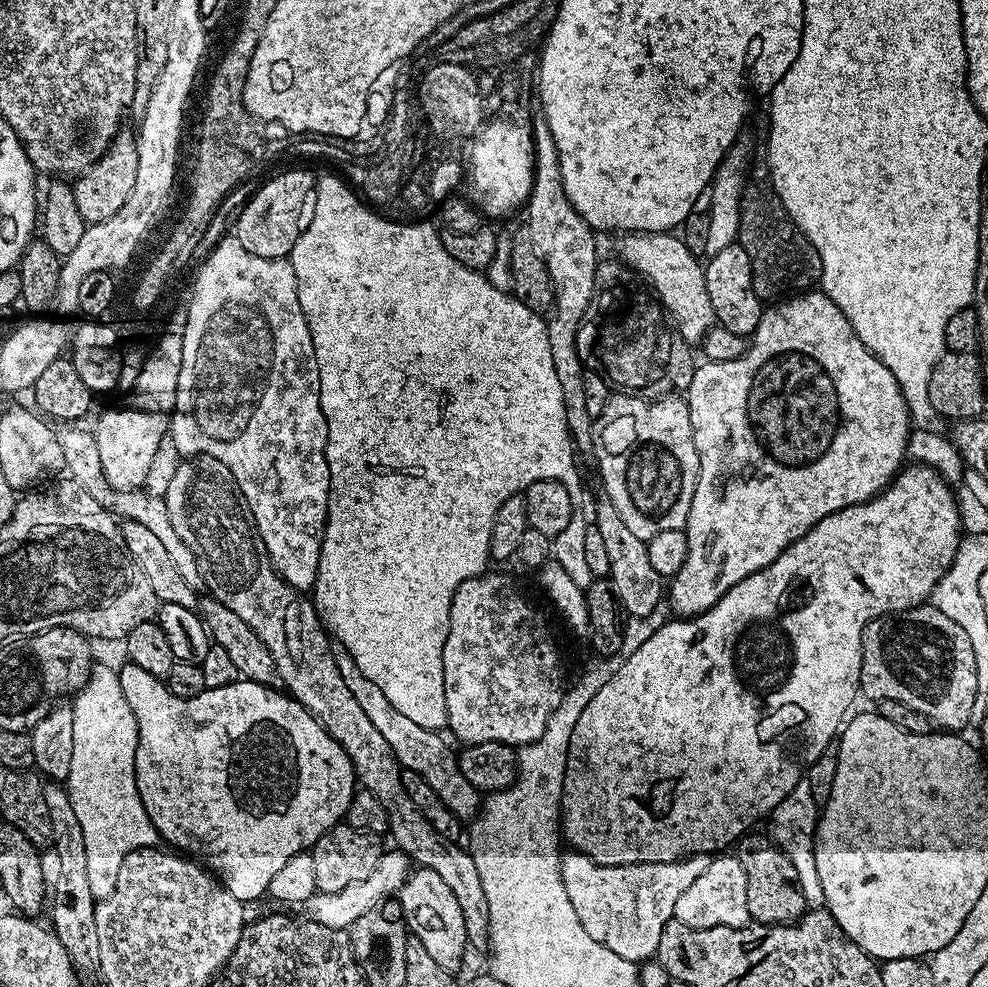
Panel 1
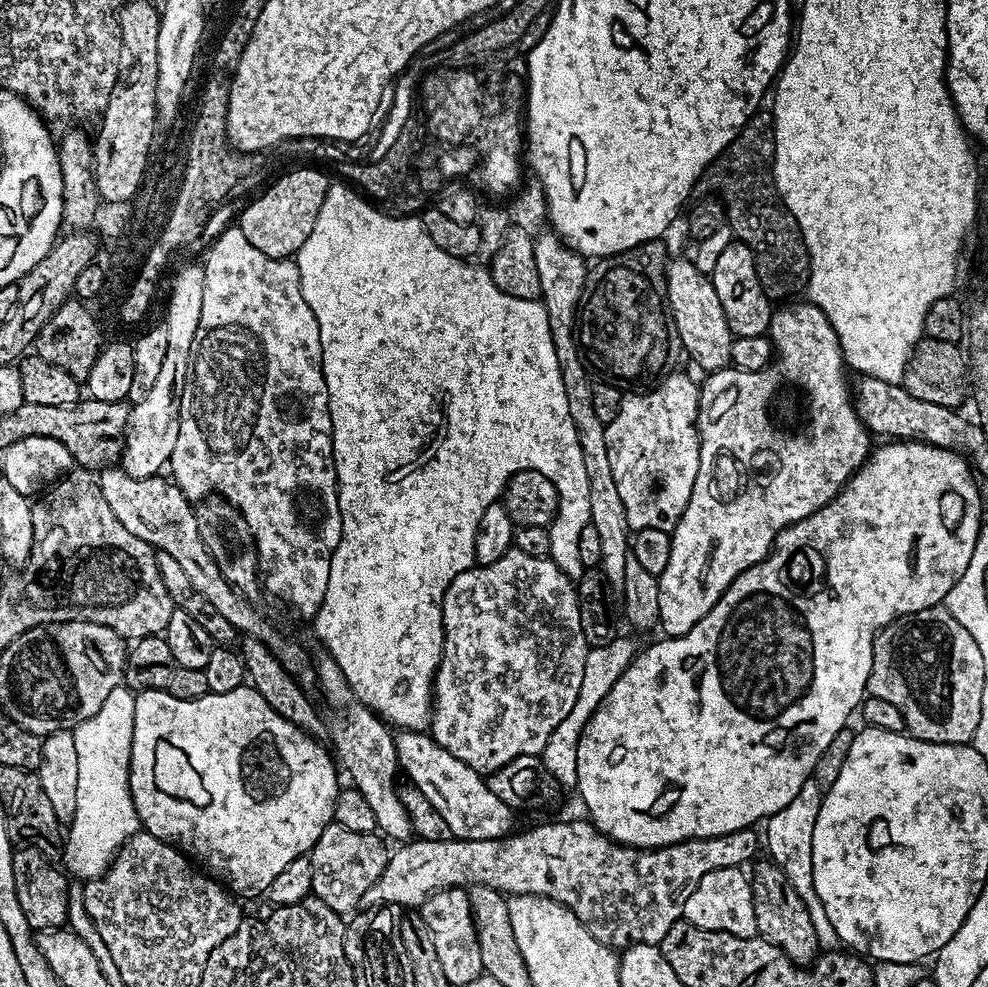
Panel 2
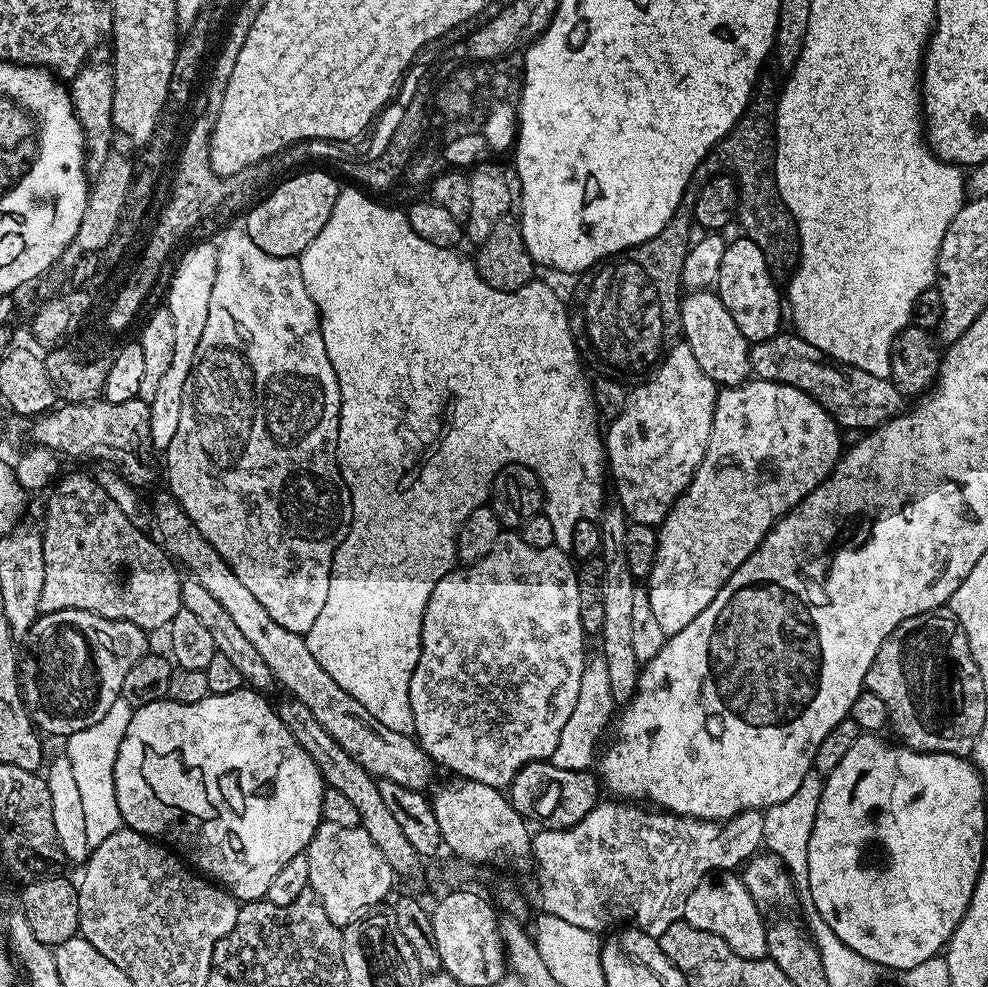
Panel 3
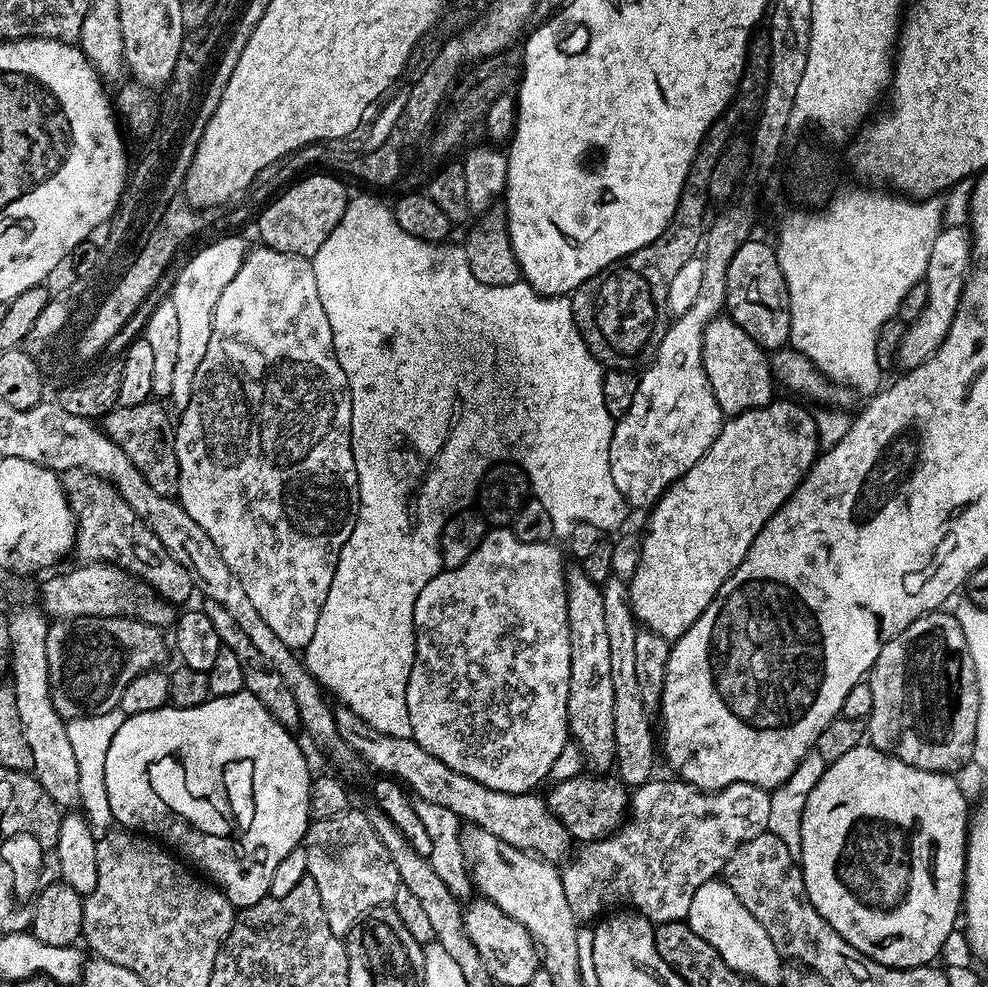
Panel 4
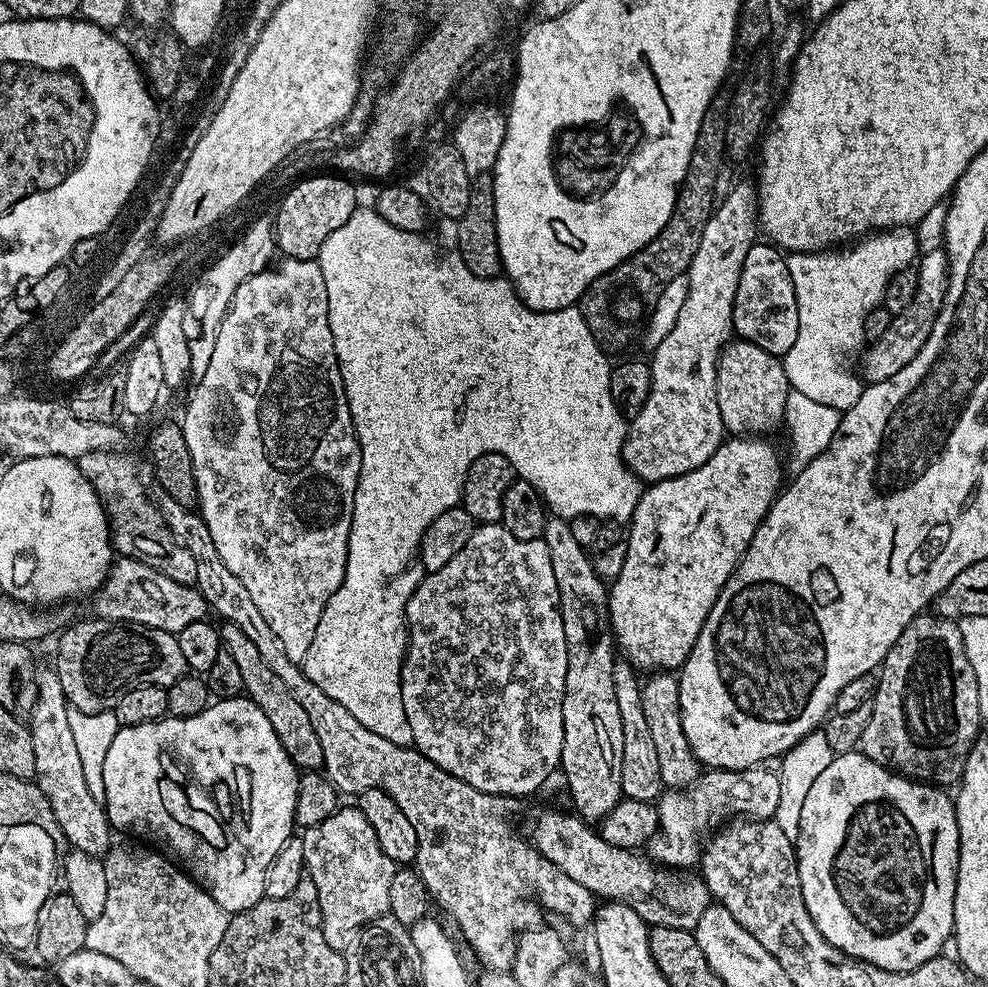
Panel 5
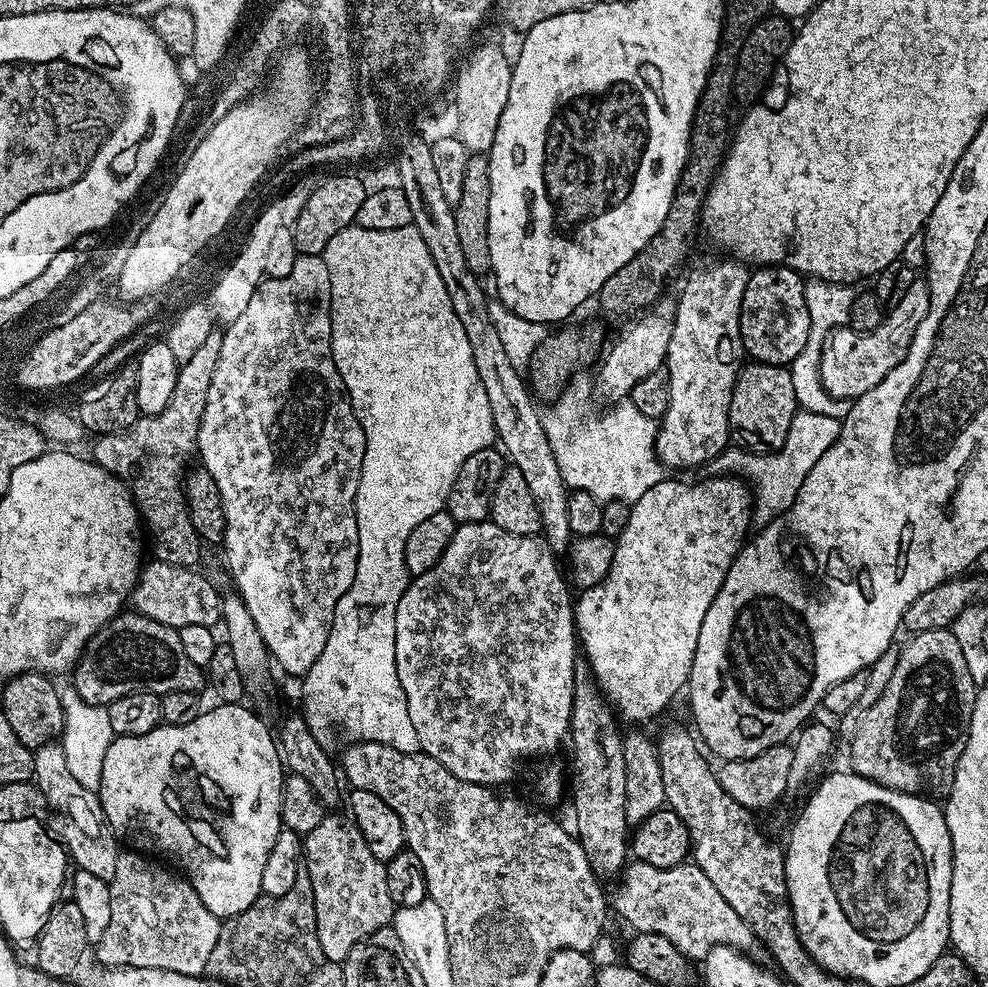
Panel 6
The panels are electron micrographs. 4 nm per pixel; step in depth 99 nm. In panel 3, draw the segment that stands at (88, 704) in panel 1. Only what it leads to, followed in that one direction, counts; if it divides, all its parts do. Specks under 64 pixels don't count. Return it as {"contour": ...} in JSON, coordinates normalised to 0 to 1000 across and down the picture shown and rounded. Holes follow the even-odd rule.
{"contour":[[[119,708],[111,719],[95,736],[87,736],[87,740],[79,740],[68,747],[67,764],[71,768],[71,777],[75,779],[75,789],[83,807],[83,817],[87,828],[87,853],[96,857],[107,853],[111,845],[115,845],[123,832],[119,821],[119,809],[115,800],[115,772],[119,766],[119,756],[128,744],[128,736],[132,736],[132,718],[127,709]]]}

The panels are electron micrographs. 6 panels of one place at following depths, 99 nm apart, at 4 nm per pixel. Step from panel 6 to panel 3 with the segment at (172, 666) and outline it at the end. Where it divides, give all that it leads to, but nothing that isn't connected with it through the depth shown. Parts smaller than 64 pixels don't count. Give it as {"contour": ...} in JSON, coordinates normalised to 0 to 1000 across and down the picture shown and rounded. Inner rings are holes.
{"contour":[[[55,618],[54,620],[46,620],[37,624],[34,634],[29,638],[26,645],[28,653],[25,657],[23,653],[22,660],[18,665],[20,704],[24,706],[28,723],[32,726],[32,732],[36,735],[37,739],[45,744],[50,742],[53,746],[68,748],[74,746],[79,740],[87,740],[87,736],[95,736],[95,732],[100,732],[107,723],[107,719],[111,719],[115,715],[115,711],[121,708],[123,691],[128,688],[128,682],[131,681],[132,675],[136,675],[136,671],[140,671],[151,660],[152,653],[150,653],[150,648],[146,644],[149,644],[147,637],[136,634],[136,630],[103,626],[99,622],[91,622],[91,618]]]}

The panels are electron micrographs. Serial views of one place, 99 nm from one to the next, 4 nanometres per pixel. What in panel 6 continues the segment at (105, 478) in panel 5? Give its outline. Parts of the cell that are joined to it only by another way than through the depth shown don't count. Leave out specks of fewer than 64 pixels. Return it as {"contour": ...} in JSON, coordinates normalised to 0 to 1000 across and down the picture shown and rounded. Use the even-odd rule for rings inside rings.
{"contour":[[[216,334],[213,338],[213,342],[209,342],[209,347],[204,347],[202,354],[192,362],[192,367],[182,370],[180,375],[180,387],[176,387],[176,399],[172,402],[172,407],[168,407],[167,413],[160,419],[155,421],[143,421],[141,426],[138,426],[129,434],[122,438],[106,438],[98,441],[97,446],[93,450],[93,459],[91,459],[92,465],[99,472],[103,472],[111,480],[115,480],[118,484],[124,488],[130,494],[130,497],[134,499],[134,507],[138,511],[138,517],[142,520],[145,530],[148,532],[148,543],[154,546],[154,563],[157,566],[163,567],[166,570],[174,570],[176,573],[188,574],[197,576],[202,567],[202,555],[204,555],[204,548],[200,540],[197,539],[196,530],[193,529],[192,521],[189,515],[189,505],[186,504],[186,495],[184,493],[188,475],[191,473],[192,468],[190,465],[195,465],[198,458],[198,445],[200,444],[200,432],[204,428],[204,415],[209,415],[209,398],[213,395],[213,386],[217,383],[217,375],[221,371],[221,359],[225,355],[225,339],[222,335]]]}

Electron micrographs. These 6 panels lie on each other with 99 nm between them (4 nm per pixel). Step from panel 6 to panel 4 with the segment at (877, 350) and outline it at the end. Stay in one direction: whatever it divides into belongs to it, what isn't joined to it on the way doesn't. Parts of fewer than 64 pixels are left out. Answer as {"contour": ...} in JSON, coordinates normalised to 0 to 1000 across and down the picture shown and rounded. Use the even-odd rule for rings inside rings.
{"contour":[[[952,230],[949,241],[945,241],[945,250],[941,252],[941,265],[937,270],[934,287],[939,289],[937,314],[929,318],[915,334],[915,341],[911,348],[909,369],[912,374],[928,373],[947,359],[949,351],[957,342],[962,328],[972,309],[976,297],[976,288],[980,285],[984,275],[984,240],[981,232]]]}

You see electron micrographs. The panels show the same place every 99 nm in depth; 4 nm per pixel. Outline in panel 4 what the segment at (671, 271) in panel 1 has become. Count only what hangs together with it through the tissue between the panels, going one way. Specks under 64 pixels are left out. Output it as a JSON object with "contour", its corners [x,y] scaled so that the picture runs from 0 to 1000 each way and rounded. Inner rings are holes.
{"contour":[[[730,318],[715,330],[711,347],[711,367],[719,395],[727,403],[727,411],[734,422],[745,421],[755,415],[763,415],[781,408],[783,404],[783,382],[779,361],[770,353],[751,330],[742,326],[740,320]]]}

